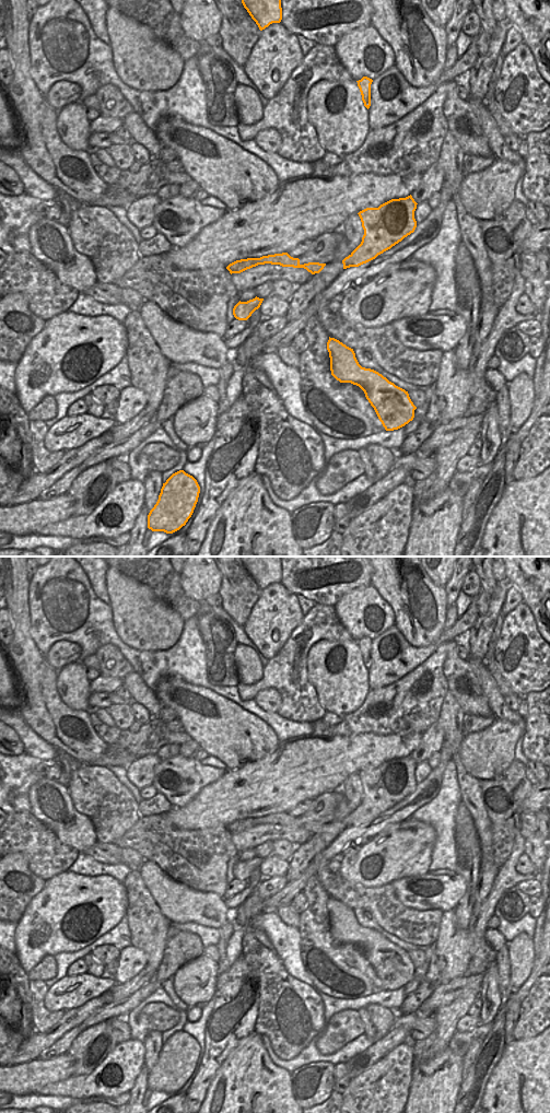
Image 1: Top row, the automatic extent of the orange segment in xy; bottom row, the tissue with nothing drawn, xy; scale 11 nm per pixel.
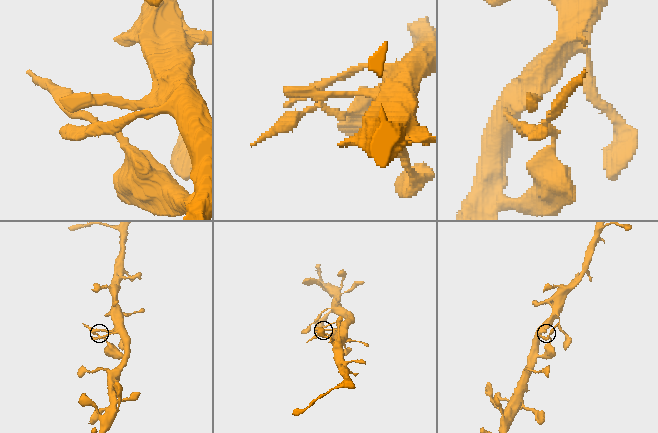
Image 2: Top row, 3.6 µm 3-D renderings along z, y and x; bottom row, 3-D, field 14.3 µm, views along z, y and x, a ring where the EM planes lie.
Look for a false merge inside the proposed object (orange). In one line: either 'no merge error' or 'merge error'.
no merge error

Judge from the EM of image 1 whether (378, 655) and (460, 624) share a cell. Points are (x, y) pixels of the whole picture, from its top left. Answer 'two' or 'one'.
one

